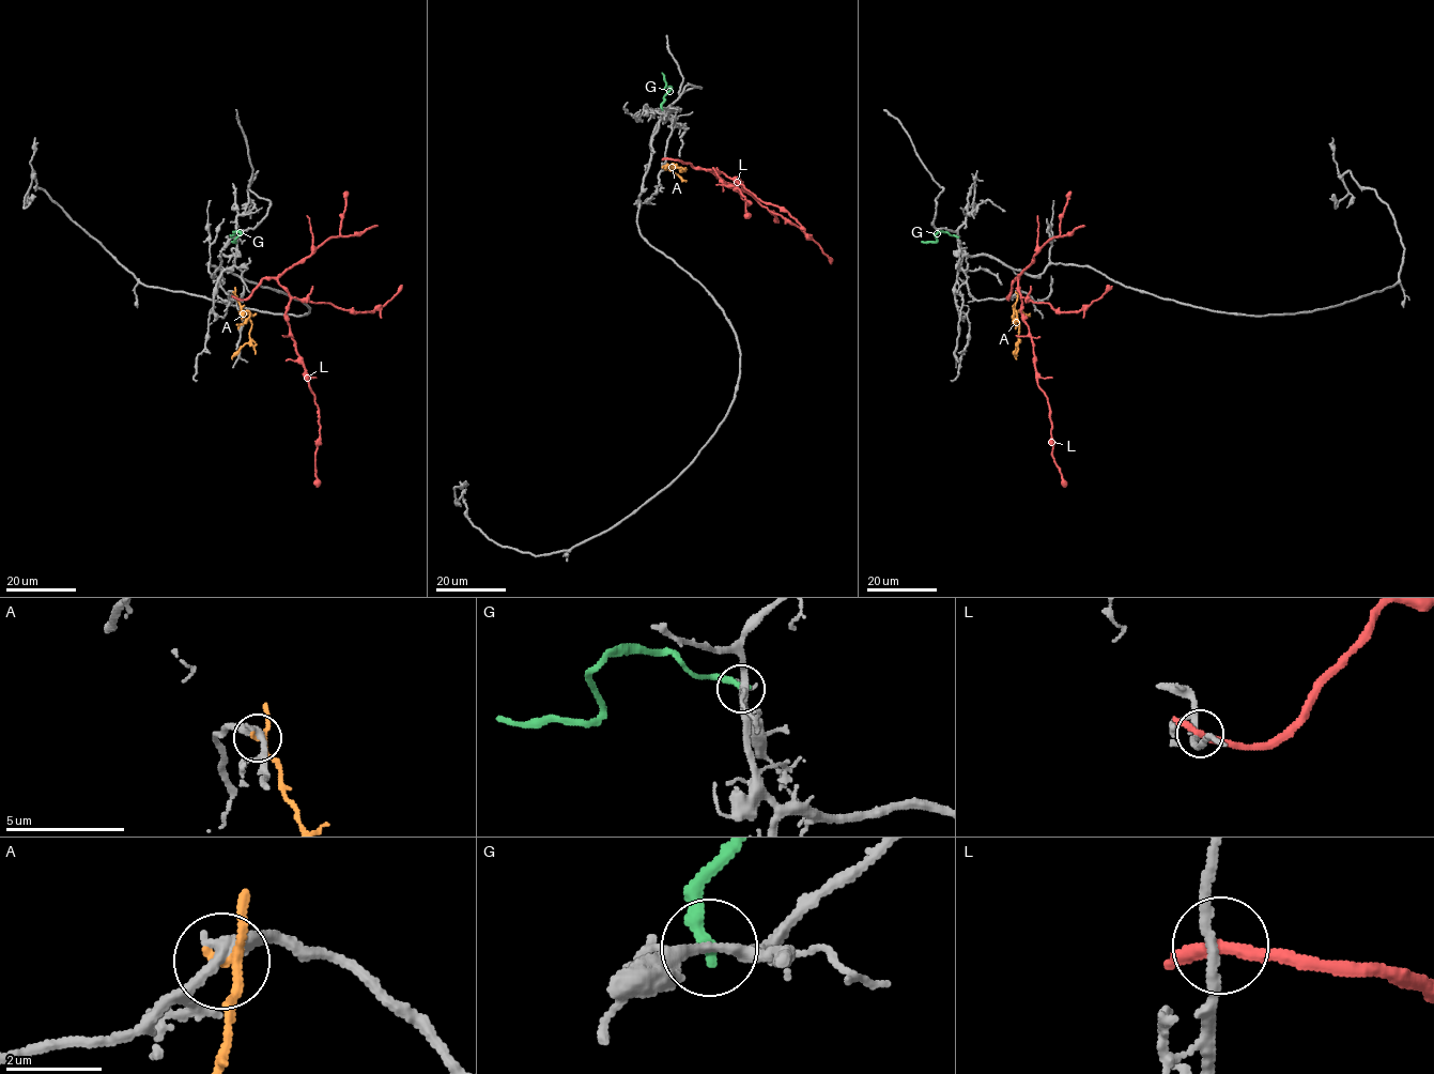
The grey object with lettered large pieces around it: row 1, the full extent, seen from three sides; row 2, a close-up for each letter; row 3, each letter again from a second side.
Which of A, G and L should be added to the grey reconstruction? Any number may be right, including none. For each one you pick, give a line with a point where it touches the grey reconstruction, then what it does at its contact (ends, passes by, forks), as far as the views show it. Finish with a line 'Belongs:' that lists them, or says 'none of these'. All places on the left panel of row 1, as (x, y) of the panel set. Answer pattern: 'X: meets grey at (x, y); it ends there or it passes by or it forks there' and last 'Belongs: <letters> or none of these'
Belongs: none of these

